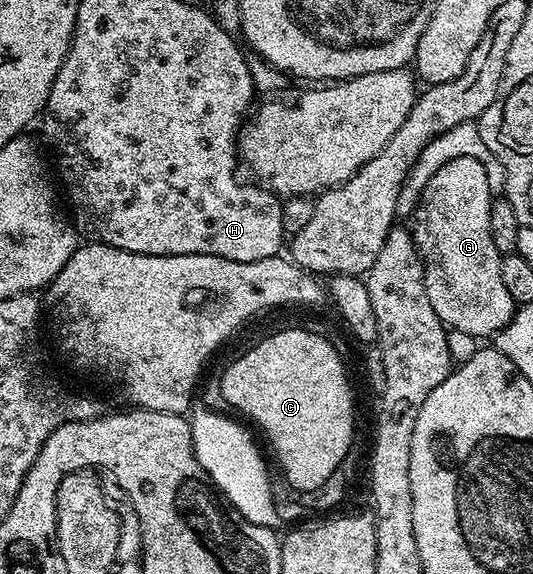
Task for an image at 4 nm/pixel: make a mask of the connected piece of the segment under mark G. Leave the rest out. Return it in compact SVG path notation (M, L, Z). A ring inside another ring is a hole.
M457 156L429 176L413 211L413 237L423 262L425 296L444 326L471 338L490 339L498 334L517 309L513 296L501 284L503 259L489 233L492 197L485 164L473 156Z

